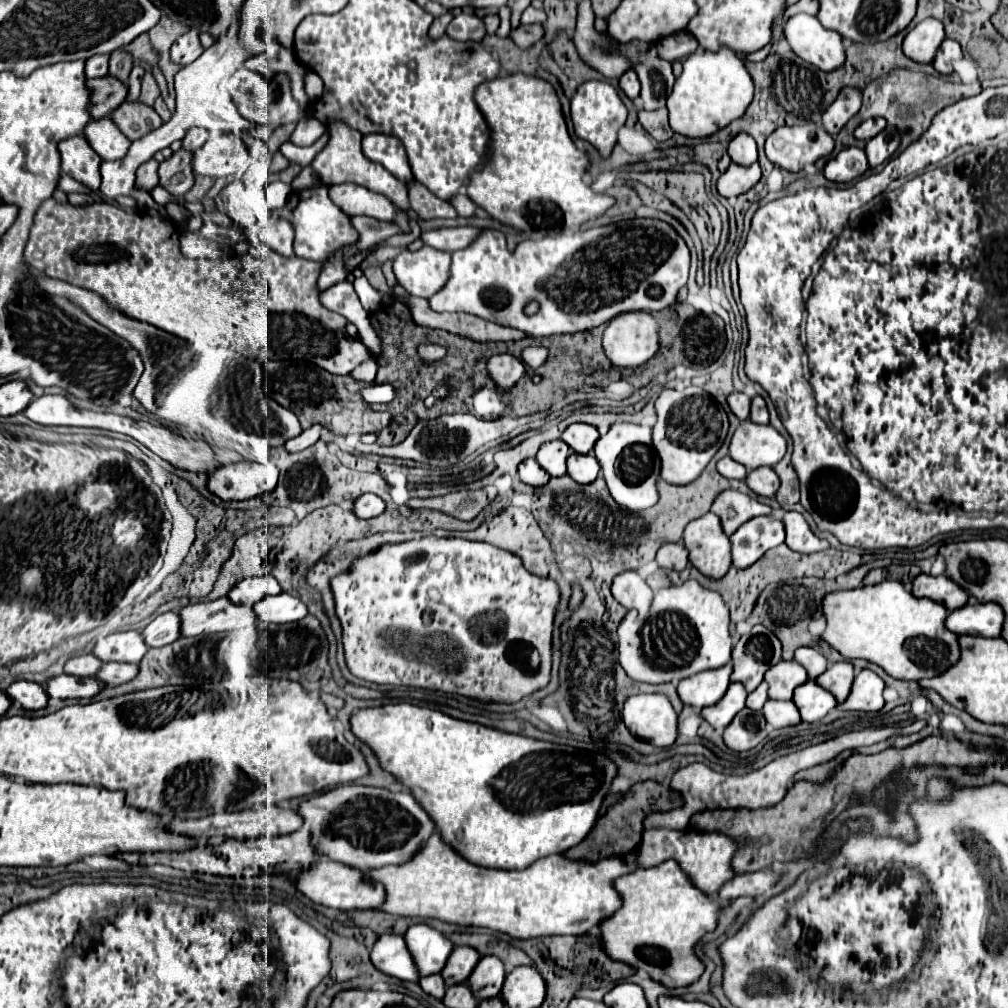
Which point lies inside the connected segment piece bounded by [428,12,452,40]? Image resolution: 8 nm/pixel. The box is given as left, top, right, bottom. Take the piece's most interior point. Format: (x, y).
(438, 28)

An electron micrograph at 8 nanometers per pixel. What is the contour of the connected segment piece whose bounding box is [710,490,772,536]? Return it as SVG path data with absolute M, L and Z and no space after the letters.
M724 490L714 500L710 510L722 518L722 528L726 530L728 536L734 534L744 522L748 522L756 516L772 514L772 508L768 504L762 504L756 498L742 494L738 490Z

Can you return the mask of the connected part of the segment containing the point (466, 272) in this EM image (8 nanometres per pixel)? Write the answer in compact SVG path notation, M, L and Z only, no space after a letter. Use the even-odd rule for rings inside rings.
M602 216L590 219L582 226L578 226L575 232L550 232L542 238L530 238L529 235L529 240L524 240L514 252L508 250L506 236L500 230L486 230L486 234L478 238L478 242L472 242L468 248L456 250L452 254L452 266L450 254L436 250L432 246L424 246L416 252L404 250L394 258L394 274L398 278L398 284L408 294L428 298L430 308L436 312L464 310L480 318L498 322L502 326L522 330L528 336L580 332L610 322L614 316L622 312L658 312L676 304L676 294L688 282L690 268L690 250L682 236L668 222L654 218L632 218L616 224L605 224L601 219ZM532 298L540 302L540 312L528 318L524 314L524 304Z

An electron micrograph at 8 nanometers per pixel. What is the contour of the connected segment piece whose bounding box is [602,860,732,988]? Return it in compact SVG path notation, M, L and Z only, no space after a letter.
M666 860L664 864L656 868L640 868L634 874L626 874L614 882L618 886L618 892L622 898L626 898L626 906L610 918L610 922L602 924L602 940L606 946L606 952L612 958L618 958L638 970L646 970L652 980L662 982L668 988L682 988L694 984L702 974L704 974L704 964L700 958L694 954L694 946L708 934L716 930L716 924L720 920L720 914L726 906L730 906L730 900L714 900L706 892L694 886L686 872L678 866L674 860Z

